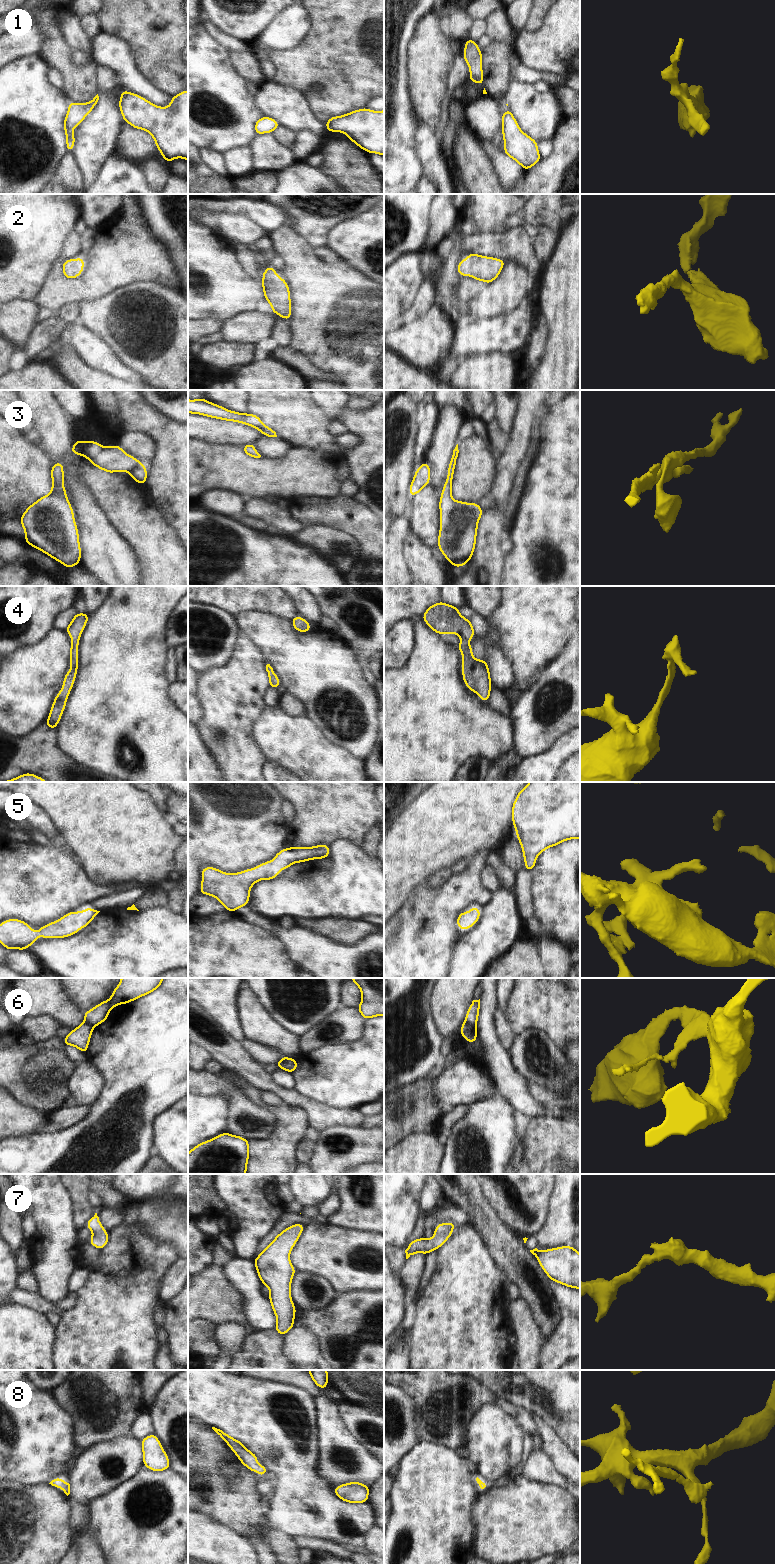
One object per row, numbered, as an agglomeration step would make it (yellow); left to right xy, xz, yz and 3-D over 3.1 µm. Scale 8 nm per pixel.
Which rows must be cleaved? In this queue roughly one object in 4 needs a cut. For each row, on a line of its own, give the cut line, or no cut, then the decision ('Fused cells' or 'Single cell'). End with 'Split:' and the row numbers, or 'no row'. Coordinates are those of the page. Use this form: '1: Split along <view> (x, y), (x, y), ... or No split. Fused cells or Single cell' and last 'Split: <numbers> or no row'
1: No split. Single cell
2: No split. Single cell
3: No split. Single cell
4: No split. Single cell
5: No split. Single cell
6: Split along xz (288, 1058), (281, 1068). Fused cells
7: No split. Single cell
8: No split. Single cell
Split: 6

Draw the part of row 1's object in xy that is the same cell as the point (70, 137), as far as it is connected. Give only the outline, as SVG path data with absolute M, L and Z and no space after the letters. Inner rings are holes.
M98 94L87 103L68 102L68 112L63 122L66 136L67 152L73 152L75 144L75 135L72 130L75 129L85 117L93 110L99 100Z

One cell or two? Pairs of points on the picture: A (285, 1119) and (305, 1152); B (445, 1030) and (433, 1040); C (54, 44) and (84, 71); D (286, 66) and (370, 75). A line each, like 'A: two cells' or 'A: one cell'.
A: two cells
B: two cells
C: one cell
D: one cell

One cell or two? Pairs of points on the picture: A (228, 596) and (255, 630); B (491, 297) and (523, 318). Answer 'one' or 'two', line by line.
A: two
B: two

